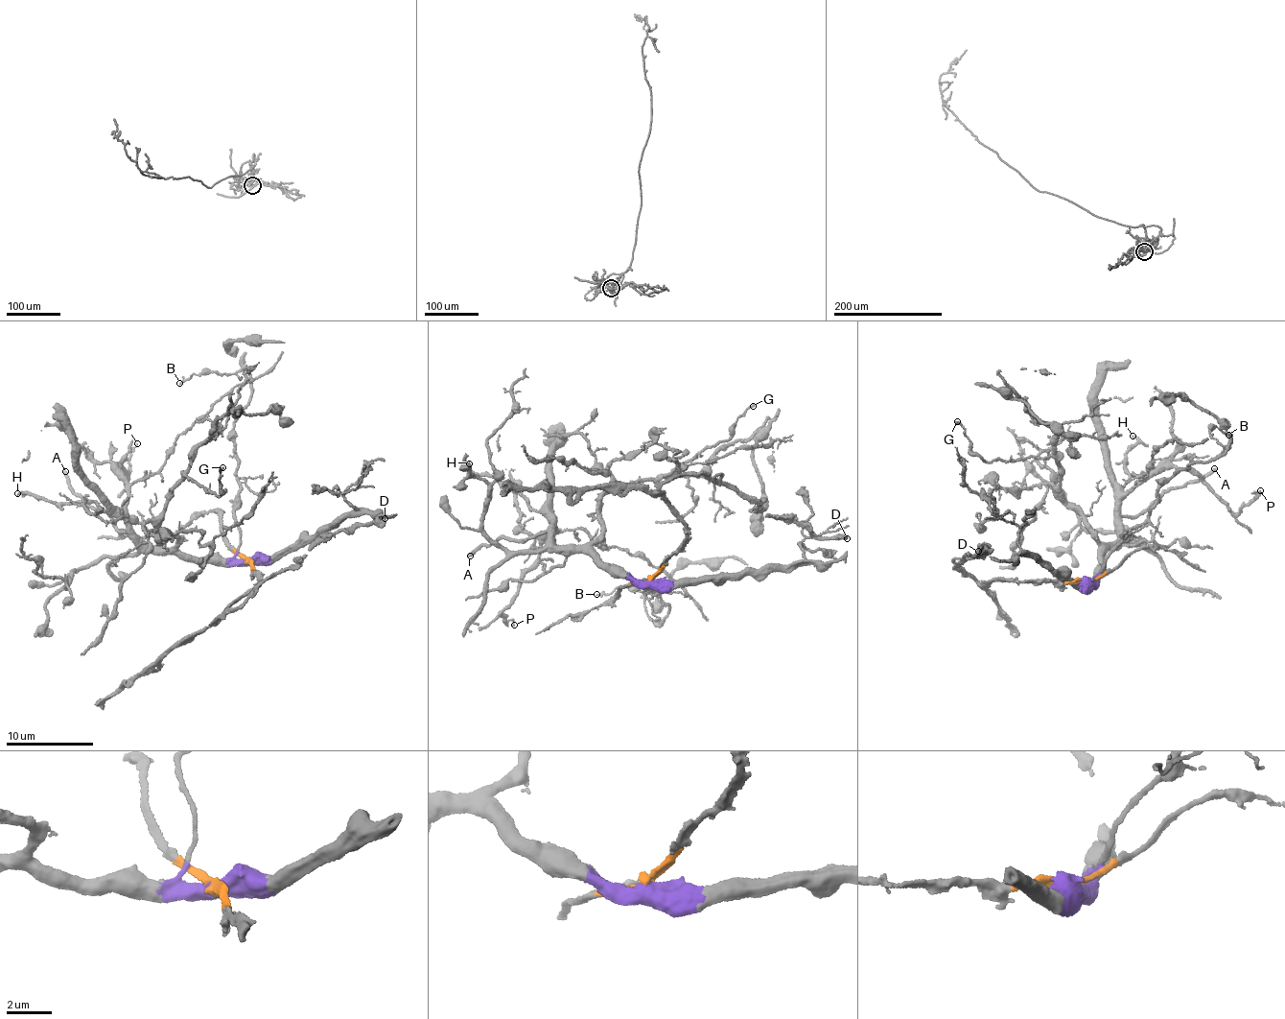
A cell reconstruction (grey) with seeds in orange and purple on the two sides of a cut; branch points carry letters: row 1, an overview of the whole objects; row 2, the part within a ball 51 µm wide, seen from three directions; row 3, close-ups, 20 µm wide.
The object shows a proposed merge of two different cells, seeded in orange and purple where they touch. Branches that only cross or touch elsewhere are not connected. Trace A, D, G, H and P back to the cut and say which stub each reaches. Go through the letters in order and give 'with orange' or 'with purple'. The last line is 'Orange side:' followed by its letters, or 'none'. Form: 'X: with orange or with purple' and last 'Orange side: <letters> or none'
A: with purple
D: with orange
G: with purple
H: with purple
P: with purple
Orange side: D

